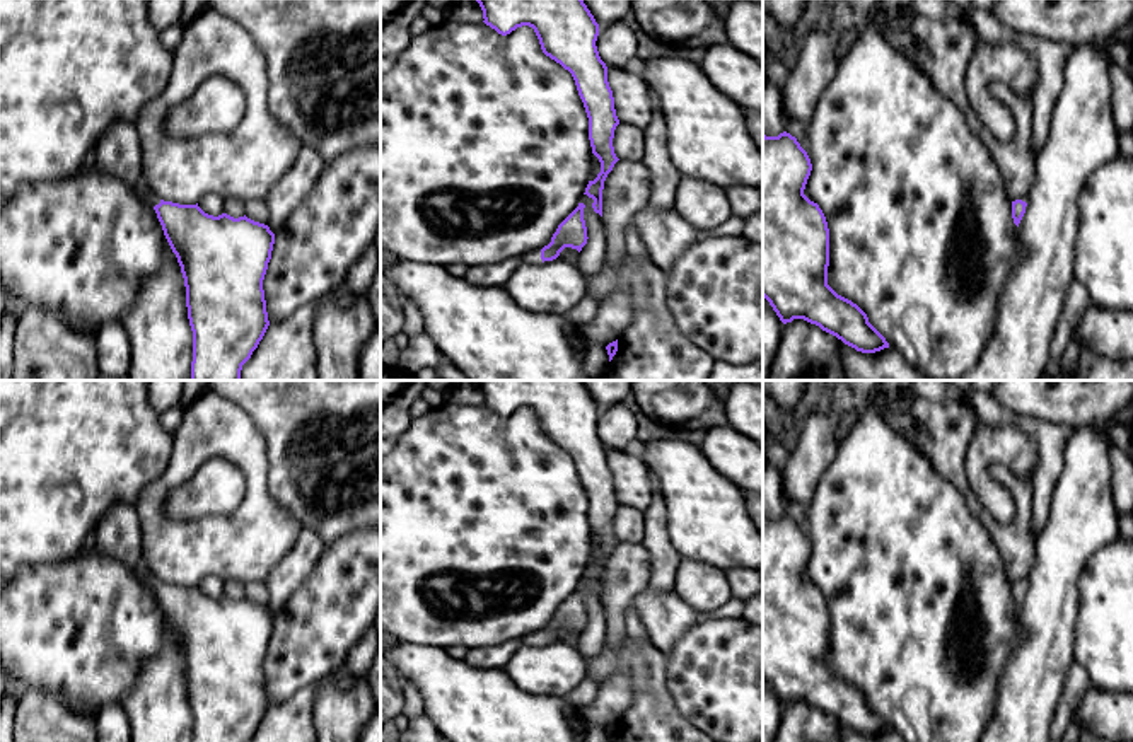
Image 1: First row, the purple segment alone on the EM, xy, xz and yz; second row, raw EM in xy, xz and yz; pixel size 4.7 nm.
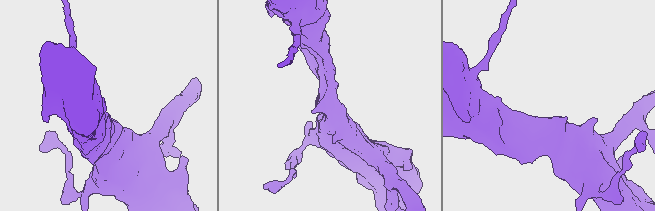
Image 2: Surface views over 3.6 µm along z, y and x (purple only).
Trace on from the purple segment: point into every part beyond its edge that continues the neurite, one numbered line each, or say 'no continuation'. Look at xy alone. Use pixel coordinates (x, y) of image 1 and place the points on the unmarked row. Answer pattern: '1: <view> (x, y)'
1: xy (152, 580)

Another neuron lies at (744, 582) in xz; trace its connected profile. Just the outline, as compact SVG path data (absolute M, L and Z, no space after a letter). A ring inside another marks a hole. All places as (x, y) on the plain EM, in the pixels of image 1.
M734 568L725 571L732 597L747 600L763 592L763 578L749 568Z

